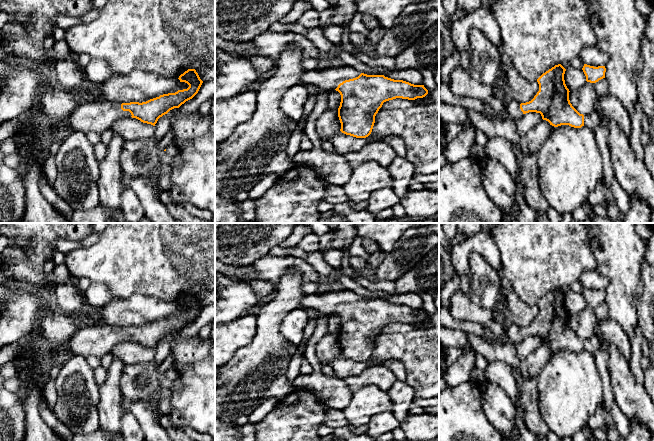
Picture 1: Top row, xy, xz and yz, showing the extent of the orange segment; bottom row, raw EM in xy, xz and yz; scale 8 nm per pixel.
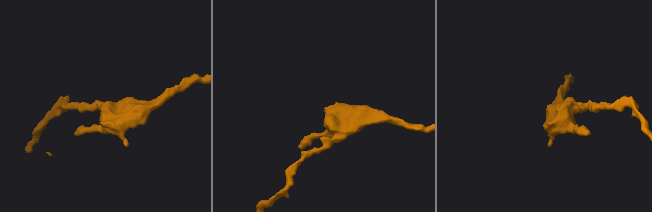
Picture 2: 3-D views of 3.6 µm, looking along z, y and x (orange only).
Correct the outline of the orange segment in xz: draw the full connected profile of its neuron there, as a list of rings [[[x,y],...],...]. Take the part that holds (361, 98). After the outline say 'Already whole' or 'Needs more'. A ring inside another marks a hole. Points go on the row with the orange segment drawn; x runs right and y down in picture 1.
[[[350,67],[317,68],[304,71],[301,83],[313,85],[326,91],[336,90],[341,95],[338,117],[341,123],[340,131],[356,138],[368,137],[375,123],[375,116],[383,103],[396,98],[415,100],[428,94],[424,85],[414,85],[403,80],[394,80],[384,75],[367,75]]]. Needs more

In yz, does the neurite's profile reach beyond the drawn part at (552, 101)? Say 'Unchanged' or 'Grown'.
Grown

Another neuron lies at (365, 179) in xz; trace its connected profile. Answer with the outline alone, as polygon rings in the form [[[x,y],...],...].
[[[374,161],[364,162],[352,169],[351,177],[343,189],[349,202],[369,200],[376,190],[392,187],[393,178],[387,167]]]

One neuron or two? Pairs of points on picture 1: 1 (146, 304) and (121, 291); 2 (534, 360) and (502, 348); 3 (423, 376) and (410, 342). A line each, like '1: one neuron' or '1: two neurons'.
1: two neurons
2: one neuron
3: one neuron

